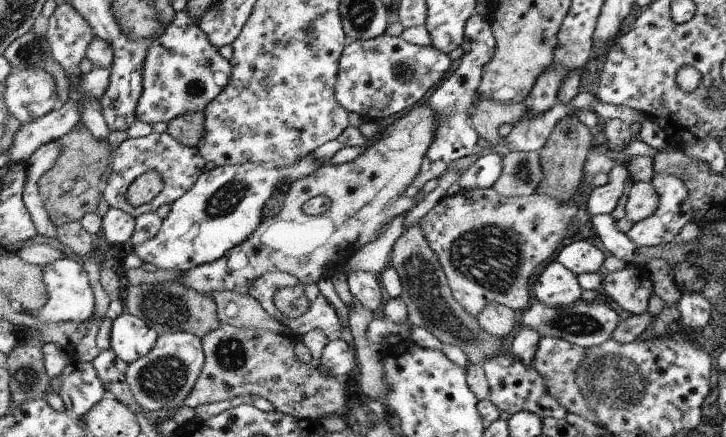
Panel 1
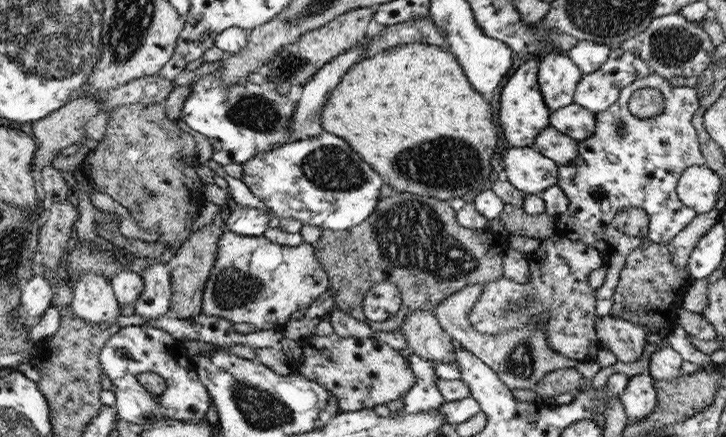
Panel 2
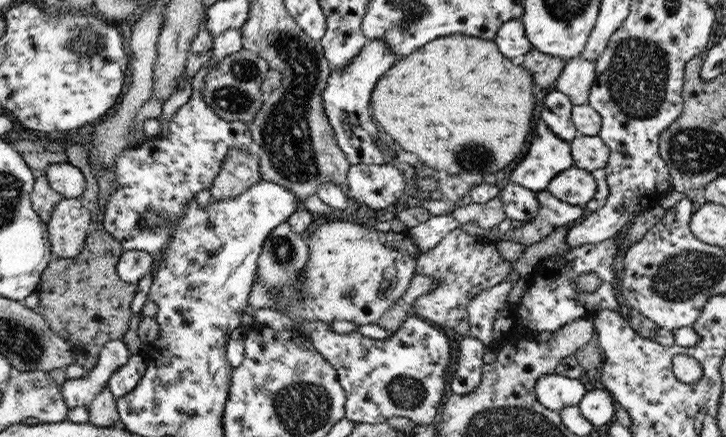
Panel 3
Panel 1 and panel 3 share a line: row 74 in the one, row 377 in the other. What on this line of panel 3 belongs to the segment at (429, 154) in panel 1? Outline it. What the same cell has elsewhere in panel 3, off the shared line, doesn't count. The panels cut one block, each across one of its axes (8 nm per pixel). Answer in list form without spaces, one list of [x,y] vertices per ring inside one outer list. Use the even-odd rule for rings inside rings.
[[[466,336],[456,346],[456,372],[448,386],[452,392],[463,395],[472,392],[480,383],[483,373],[483,355],[489,347],[477,338]]]

